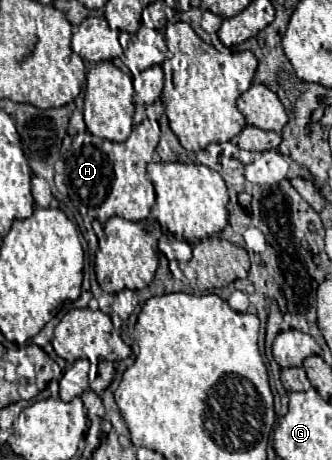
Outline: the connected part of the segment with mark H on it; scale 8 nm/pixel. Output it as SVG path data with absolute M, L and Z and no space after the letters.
M149 119L133 127L133 133L123 143L103 141L89 131L77 133L67 157L69 199L77 211L81 215L89 215L89 219L97 219L99 223L105 223L113 215L129 221L145 219L155 203L155 189L145 173L145 167L153 157L160 136L159 124Z

